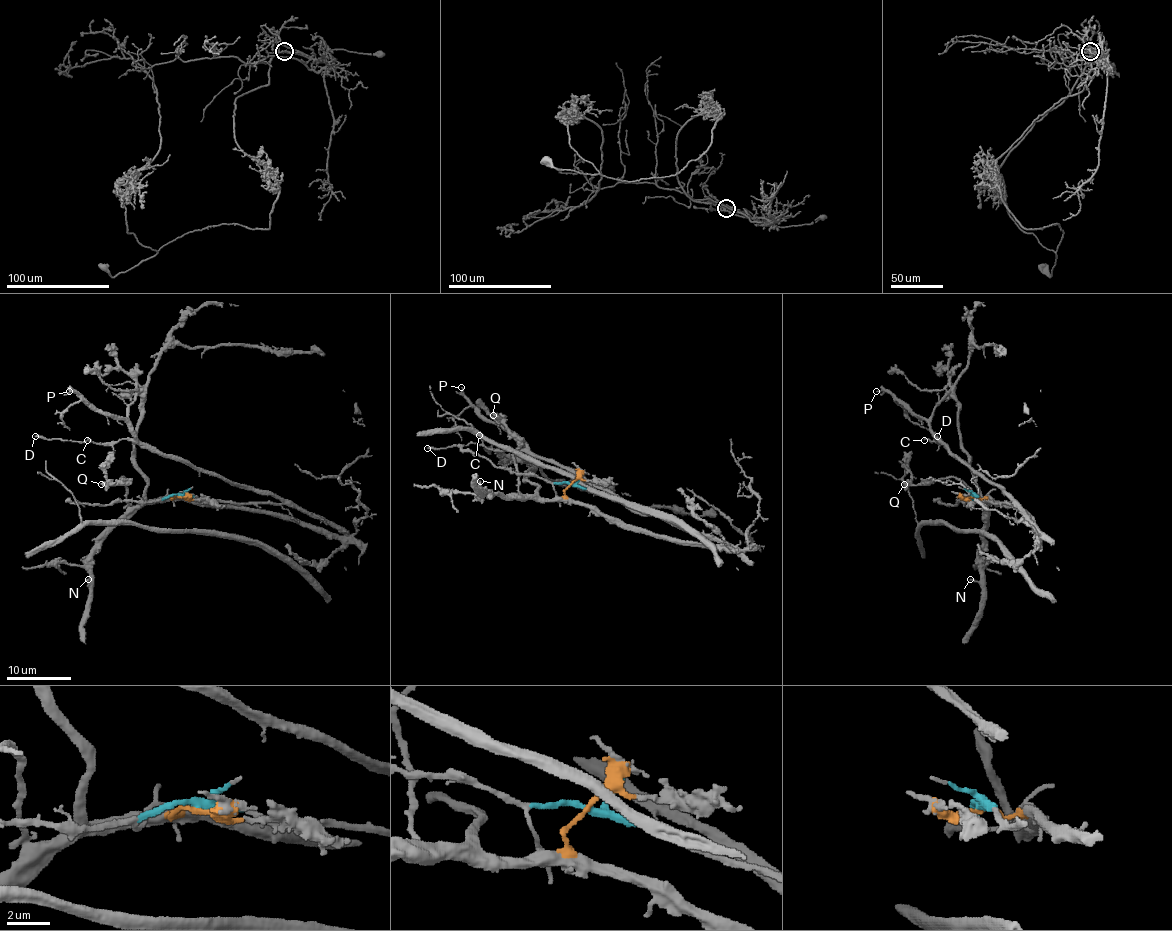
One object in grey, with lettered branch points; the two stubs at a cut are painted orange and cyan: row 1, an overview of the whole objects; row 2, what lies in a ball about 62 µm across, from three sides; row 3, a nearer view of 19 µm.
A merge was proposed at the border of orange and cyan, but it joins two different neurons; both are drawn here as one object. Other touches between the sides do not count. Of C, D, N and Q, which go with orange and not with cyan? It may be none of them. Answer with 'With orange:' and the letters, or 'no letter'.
With orange: N, Q

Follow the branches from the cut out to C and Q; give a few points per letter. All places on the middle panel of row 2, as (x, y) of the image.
C: (570, 483), (673, 522), (628, 509), (606, 491), (544, 459), (533, 458), (524, 451), (488, 450), (478, 435)
Q: (570, 483), (562, 496), (552, 499), (524, 496), (519, 491), (519, 472), (514, 464), (517, 438), (493, 414)

